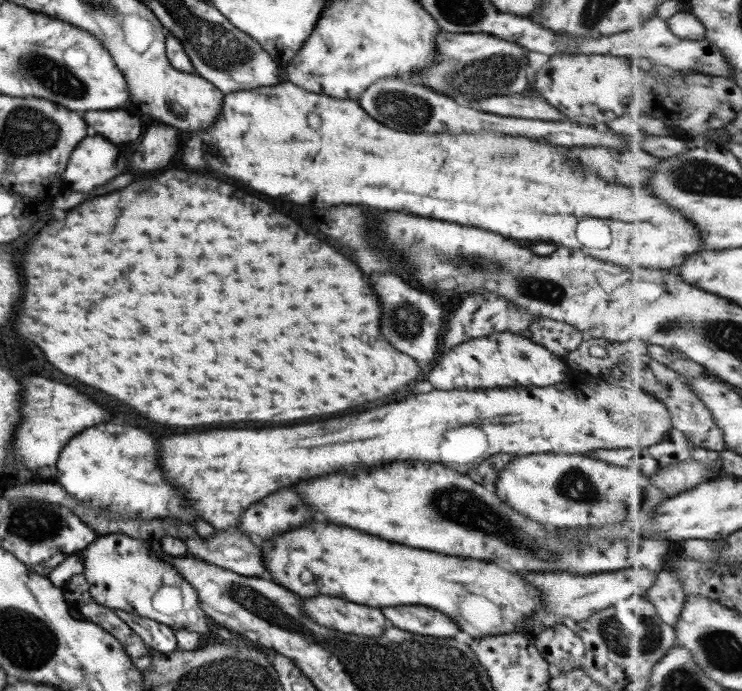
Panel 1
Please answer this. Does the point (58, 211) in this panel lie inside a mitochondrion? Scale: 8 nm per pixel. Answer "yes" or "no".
no

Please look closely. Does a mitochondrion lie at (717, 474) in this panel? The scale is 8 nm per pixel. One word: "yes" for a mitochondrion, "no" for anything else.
no

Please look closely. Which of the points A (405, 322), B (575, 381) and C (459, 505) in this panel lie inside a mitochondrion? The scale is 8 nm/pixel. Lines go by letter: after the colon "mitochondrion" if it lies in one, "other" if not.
A: mitochondrion
B: other
C: mitochondrion

